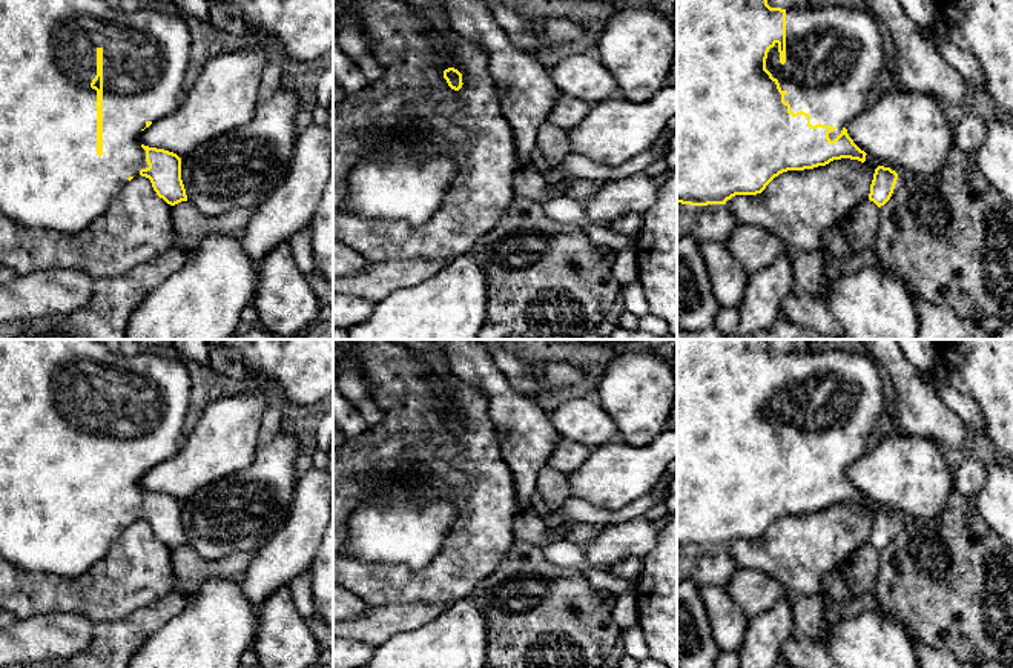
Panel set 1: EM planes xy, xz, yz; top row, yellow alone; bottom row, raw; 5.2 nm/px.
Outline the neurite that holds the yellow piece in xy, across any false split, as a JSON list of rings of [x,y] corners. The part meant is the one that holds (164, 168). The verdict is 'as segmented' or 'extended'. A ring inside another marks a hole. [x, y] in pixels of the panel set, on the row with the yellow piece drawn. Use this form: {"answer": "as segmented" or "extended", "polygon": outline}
{"answer": "extended", "polygon": [[[0,0],[0,212],[28,227],[78,232],[100,218],[123,187],[140,175],[150,180],[157,195],[167,204],[187,201],[181,180],[181,158],[173,152],[144,146],[140,134],[183,103],[190,46],[190,29],[181,14],[172,15],[146,6],[123,12],[104,0]]]}

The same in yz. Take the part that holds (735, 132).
{"answer": "extended", "polygon": [[[677,0],[677,203],[691,206],[726,204],[735,195],[757,195],[780,174],[826,166],[833,160],[866,161],[847,134],[847,123],[866,111],[883,89],[875,86],[884,69],[883,38],[875,17],[864,8],[770,8],[767,0]]]}

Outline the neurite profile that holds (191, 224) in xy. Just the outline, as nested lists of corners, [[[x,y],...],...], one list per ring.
[[[189,201],[170,206],[172,224],[175,229],[175,244],[186,252],[195,249],[206,236],[224,235],[241,236],[249,218],[261,206],[232,209],[219,217],[204,215]]]

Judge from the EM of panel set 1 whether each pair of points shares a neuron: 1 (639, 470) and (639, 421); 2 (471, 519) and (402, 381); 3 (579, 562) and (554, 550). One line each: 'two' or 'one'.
1: two
2: one
3: one

